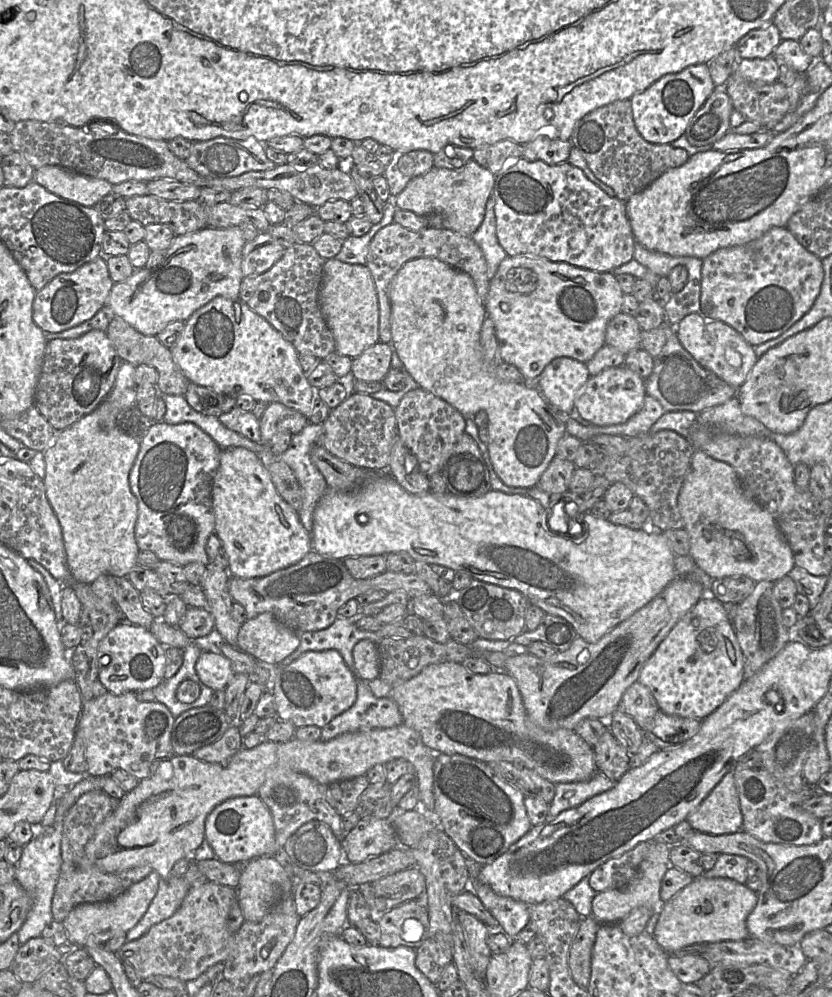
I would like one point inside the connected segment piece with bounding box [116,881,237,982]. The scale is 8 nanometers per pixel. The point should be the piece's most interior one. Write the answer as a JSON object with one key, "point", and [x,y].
{"point":[196,937]}

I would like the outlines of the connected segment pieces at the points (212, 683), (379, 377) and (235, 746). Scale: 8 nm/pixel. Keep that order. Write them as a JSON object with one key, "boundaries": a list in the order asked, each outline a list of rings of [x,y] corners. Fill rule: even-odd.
{"boundaries":[[[[209,651],[201,653],[195,670],[202,683],[214,691],[224,690],[234,675],[228,658],[222,653]]],[[[378,341],[352,360],[351,374],[355,380],[382,381],[391,369],[391,348]]],[[[231,726],[217,741],[197,749],[192,755],[209,763],[226,763],[242,748],[239,727]]]]}

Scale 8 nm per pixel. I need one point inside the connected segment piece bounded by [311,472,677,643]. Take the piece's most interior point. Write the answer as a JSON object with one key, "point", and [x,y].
{"point":[595,582]}

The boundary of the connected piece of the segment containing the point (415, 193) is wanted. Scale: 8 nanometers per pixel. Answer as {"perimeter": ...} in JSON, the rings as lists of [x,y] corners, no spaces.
{"perimeter":[[[474,159],[455,169],[433,166],[412,178],[405,188],[393,198],[398,209],[413,211],[420,216],[439,214],[443,227],[451,228],[464,235],[471,235],[484,214],[485,204],[491,196],[495,174],[480,166]]]}

